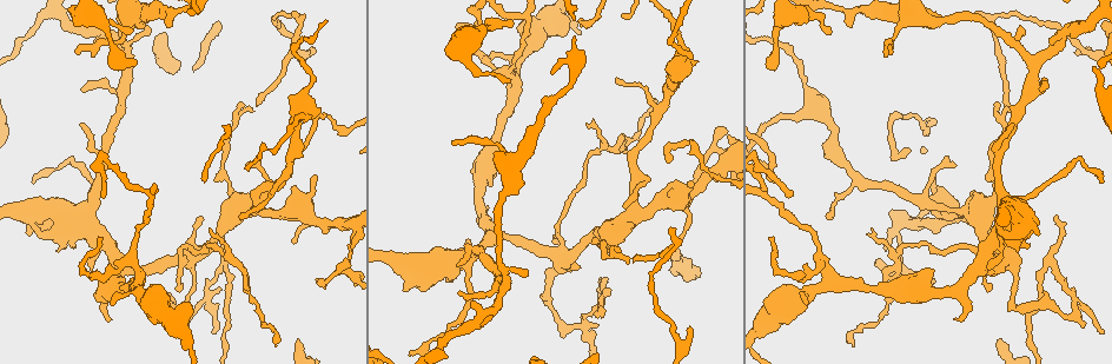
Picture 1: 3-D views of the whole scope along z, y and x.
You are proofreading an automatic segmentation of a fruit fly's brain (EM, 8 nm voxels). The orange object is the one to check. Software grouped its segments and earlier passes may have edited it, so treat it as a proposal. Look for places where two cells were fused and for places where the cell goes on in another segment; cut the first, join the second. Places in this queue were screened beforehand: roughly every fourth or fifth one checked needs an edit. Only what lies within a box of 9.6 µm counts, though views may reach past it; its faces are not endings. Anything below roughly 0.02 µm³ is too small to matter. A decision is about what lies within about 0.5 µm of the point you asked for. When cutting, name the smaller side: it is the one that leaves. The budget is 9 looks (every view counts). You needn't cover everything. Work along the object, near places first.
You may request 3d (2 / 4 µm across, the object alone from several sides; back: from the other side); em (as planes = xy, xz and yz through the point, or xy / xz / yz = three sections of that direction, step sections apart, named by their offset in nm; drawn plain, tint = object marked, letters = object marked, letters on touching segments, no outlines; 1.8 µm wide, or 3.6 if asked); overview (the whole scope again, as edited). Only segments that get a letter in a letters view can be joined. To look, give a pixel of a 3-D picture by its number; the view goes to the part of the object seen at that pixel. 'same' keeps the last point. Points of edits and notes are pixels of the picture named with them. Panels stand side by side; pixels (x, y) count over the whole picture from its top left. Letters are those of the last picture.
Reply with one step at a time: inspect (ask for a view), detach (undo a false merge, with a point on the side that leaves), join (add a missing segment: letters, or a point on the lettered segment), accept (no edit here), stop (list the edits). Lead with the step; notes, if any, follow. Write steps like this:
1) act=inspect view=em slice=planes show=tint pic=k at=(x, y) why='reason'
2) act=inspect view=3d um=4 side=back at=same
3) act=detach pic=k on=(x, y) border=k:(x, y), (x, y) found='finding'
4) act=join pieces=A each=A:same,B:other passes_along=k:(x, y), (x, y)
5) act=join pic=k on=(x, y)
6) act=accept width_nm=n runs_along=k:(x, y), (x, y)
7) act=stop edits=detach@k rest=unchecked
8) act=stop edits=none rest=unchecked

act=inspect view=3d um=2 pic=1 at=(510, 21) why='branch stops here'

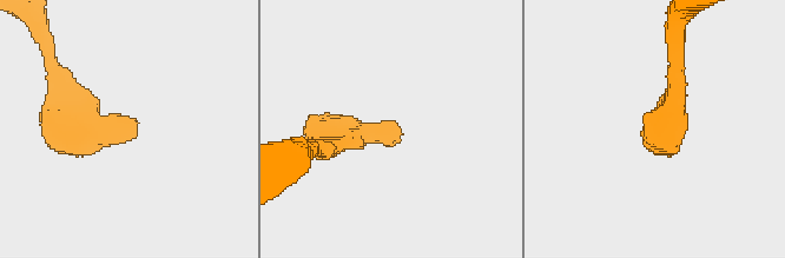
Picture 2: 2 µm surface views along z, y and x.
act=inspect view=em slice=planes show=letters pic=2 at=(129, 125) why='shape alone is not enough'

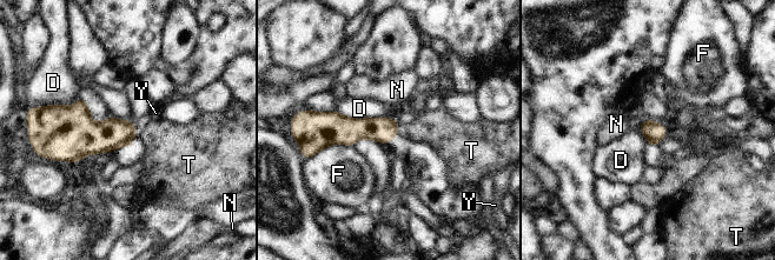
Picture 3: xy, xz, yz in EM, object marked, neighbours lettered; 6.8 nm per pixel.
act=accept each=D:other,F:other,N:other,T:other,Y:other border=3:(336, 110), (355, 118), (392, 118) found='none of them fits'

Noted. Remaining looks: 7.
act=inspect view=3d um=2 pic=1 at=(108, 318) why='an open end'

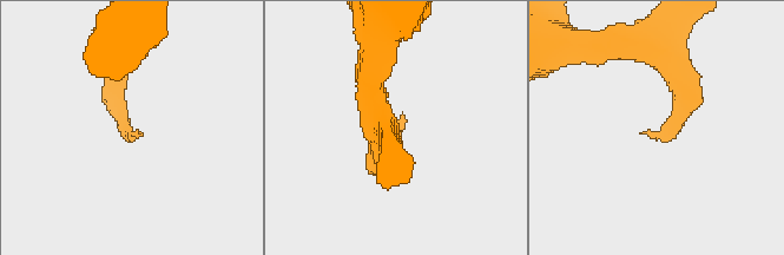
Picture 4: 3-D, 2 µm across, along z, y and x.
act=inspect view=em slice=planes show=letters pic=4 at=(401, 116) why='shape alone is not enough'

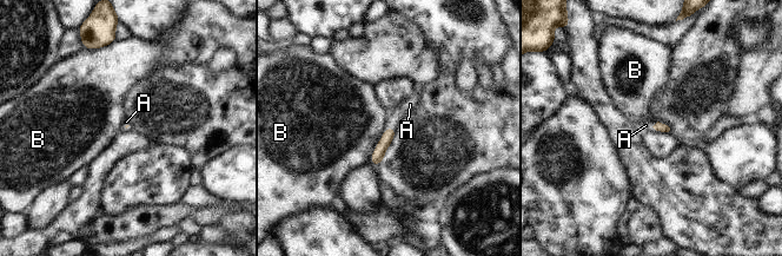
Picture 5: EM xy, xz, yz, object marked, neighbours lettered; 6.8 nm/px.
act=join pieces=A each=A:same,B:other passes_along=5:(389, 133), (383, 136), (396, 115) found='it goes on there'

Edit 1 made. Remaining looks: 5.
act=inspect view=overview

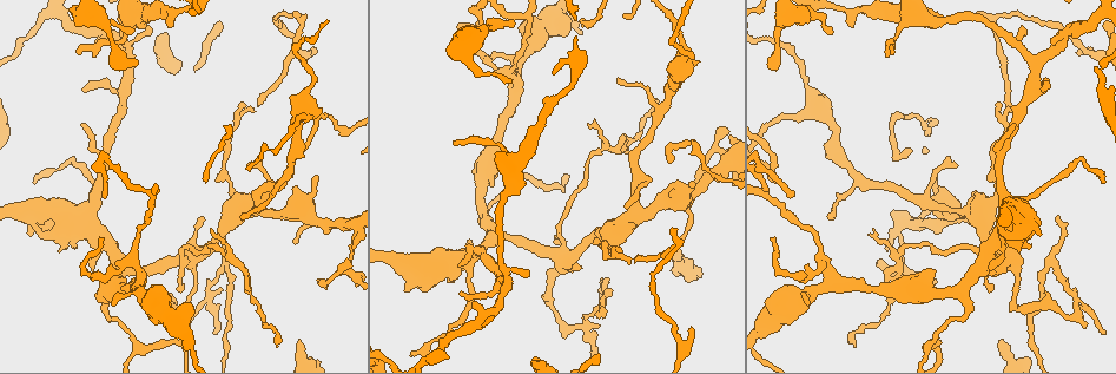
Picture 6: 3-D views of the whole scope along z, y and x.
act=inspect view=3d um=4 pic=6 at=(192, 307) why='thick end'

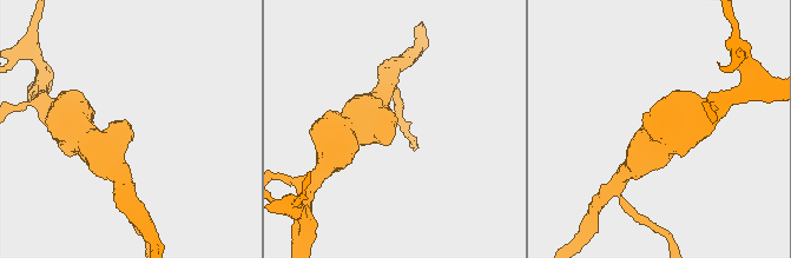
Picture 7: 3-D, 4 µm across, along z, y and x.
act=inspect view=em slice=planes show=letters pic=7 at=(131, 126)

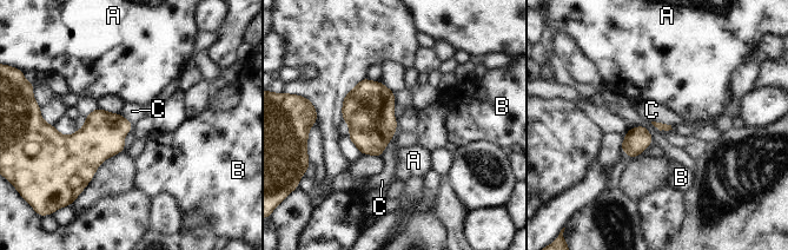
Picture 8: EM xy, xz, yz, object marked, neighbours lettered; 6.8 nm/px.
act=accept each=A:other,B:other,C:other border=8:(396, 127), (392, 138), (379, 157) found='none of them fits'

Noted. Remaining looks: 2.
act=inspect view=em slice=xz step=8 show=letters pic=6 at=(1102, 180) why='long arm stops here'

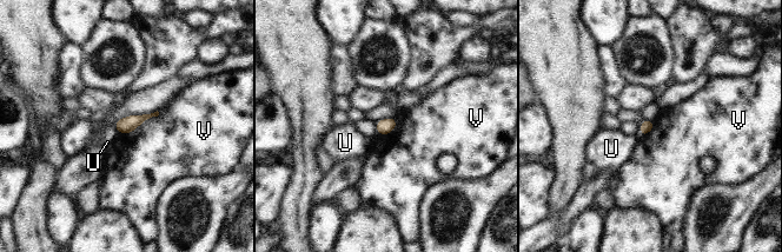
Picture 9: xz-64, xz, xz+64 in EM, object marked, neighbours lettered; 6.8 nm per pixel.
act=inspect view=em slice=planes show=letters at=same

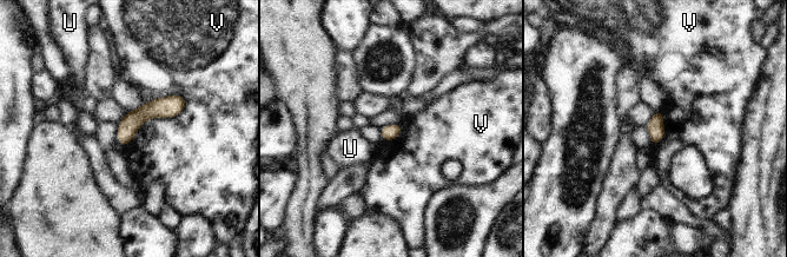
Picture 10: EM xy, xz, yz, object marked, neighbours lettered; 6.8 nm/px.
act=accept each=U:other,V:other runs_along=10:(182, 100), (145, 111), (120, 139) found='no lettered segment goes on from it'

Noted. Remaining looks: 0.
act=stop edits=join@5 rest=unchecked

